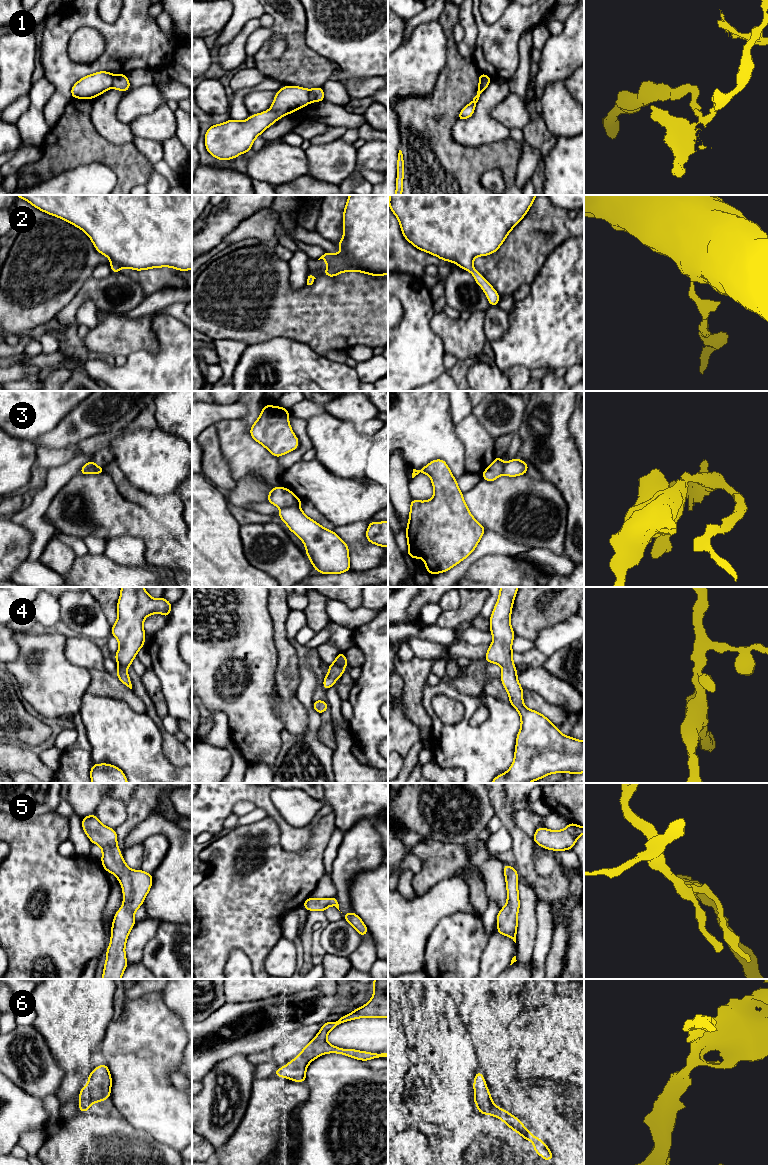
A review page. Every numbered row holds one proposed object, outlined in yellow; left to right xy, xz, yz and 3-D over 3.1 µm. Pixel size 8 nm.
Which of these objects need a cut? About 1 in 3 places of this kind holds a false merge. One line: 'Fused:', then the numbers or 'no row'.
Fused: 1, 3

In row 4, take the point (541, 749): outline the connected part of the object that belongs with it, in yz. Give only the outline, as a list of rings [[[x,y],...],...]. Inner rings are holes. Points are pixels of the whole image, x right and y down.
[[[500,587],[490,618],[493,643],[485,659],[502,667],[501,682],[521,718],[512,766],[491,783],[528,783],[553,773],[584,773],[584,741],[563,735],[548,718],[524,705],[511,647],[515,634],[510,616],[517,591],[518,587]]]

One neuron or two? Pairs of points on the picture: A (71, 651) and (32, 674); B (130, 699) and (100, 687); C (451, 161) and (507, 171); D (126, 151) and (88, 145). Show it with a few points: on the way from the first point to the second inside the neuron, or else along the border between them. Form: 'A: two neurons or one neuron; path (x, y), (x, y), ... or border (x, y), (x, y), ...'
A: two neurons; border (66, 639), (65, 657), (71, 663), (85, 668)
B: one neuron; path (123, 692), (107, 687)
C: one neuron; path (465, 161), (493, 161)
D: one neuron; path (117, 151), (97, 149)

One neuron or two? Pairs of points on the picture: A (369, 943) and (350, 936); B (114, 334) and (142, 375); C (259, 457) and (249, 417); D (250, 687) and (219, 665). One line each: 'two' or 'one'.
A: two
B: two
C: two
D: one

